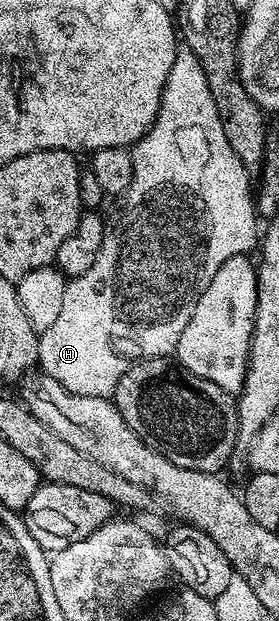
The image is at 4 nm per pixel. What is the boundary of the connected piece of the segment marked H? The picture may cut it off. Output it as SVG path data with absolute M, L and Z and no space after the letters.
M181 47L174 58L174 66L170 68L170 78L166 78L166 86L162 90L162 102L150 130L131 149L134 178L125 190L120 208L120 217L116 225L109 227L104 234L102 250L98 250L98 258L94 258L94 266L86 270L86 274L73 277L66 283L66 294L62 294L62 311L50 330L40 333L40 363L43 375L54 378L66 390L83 396L111 397L116 391L122 374L130 365L138 360L154 360L168 358L175 353L178 338L182 338L182 330L186 330L186 322L190 322L190 314L194 314L194 306L198 298L210 286L214 274L224 262L235 256L242 256L257 247L258 236L252 232L244 232L244 224L252 224L258 220L254 211L254 188L248 185L250 173L242 166L238 154L230 150L230 142L226 142L226 130L222 130L222 118L218 118L218 106L214 106L214 94L210 94L210 86L206 82L206 74L202 74L200 61L194 58L189 48Z

